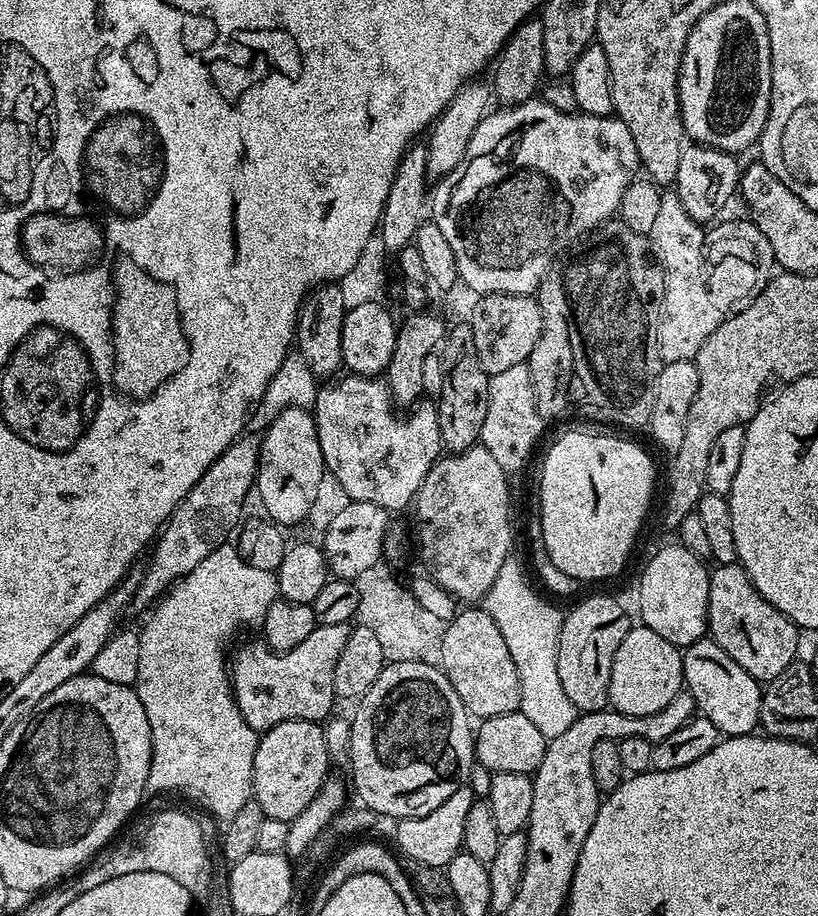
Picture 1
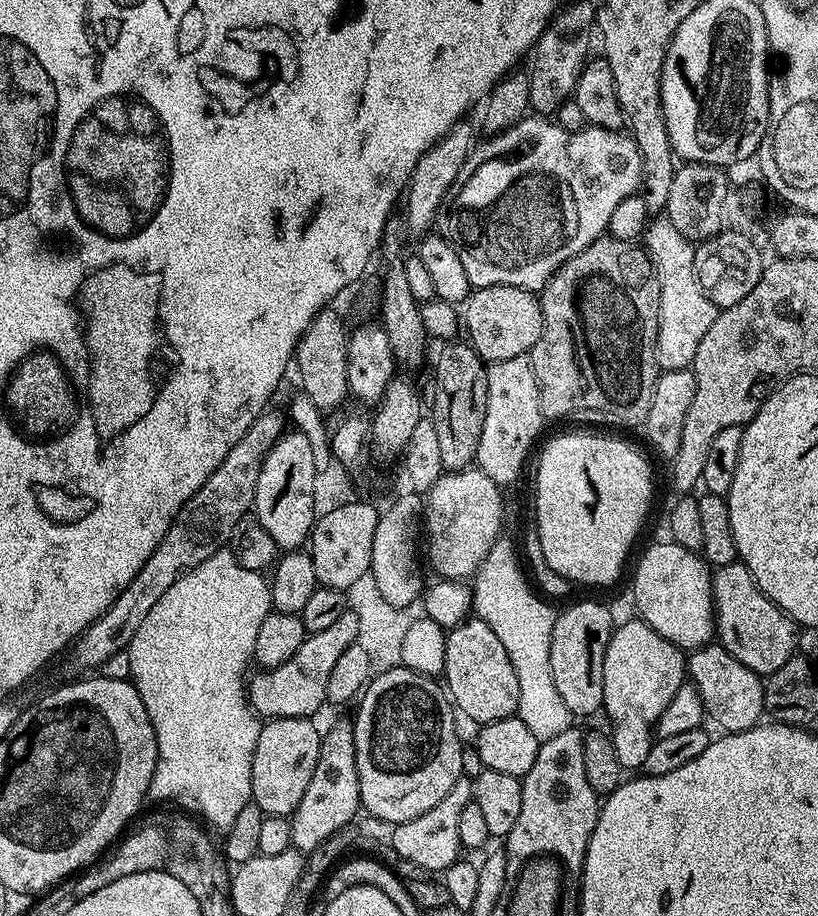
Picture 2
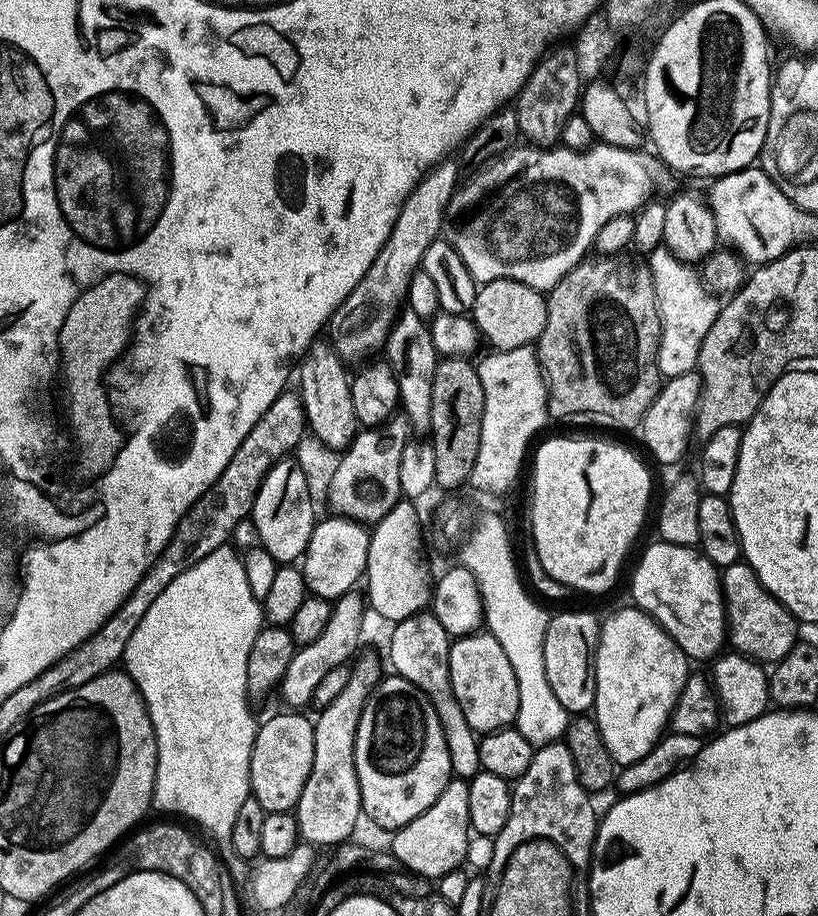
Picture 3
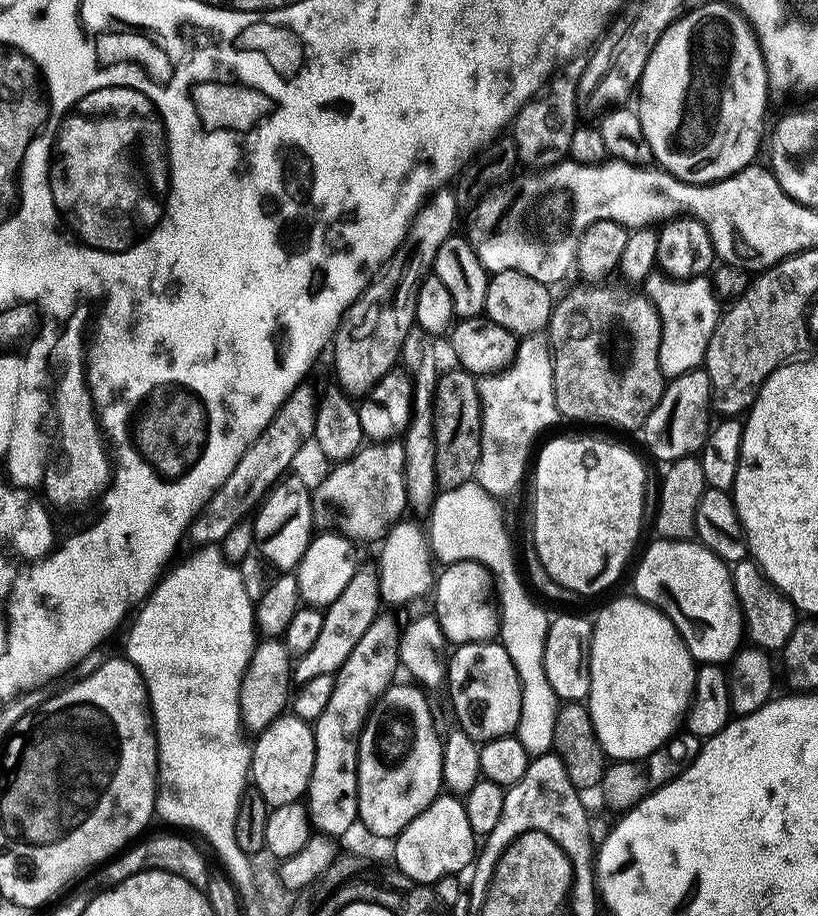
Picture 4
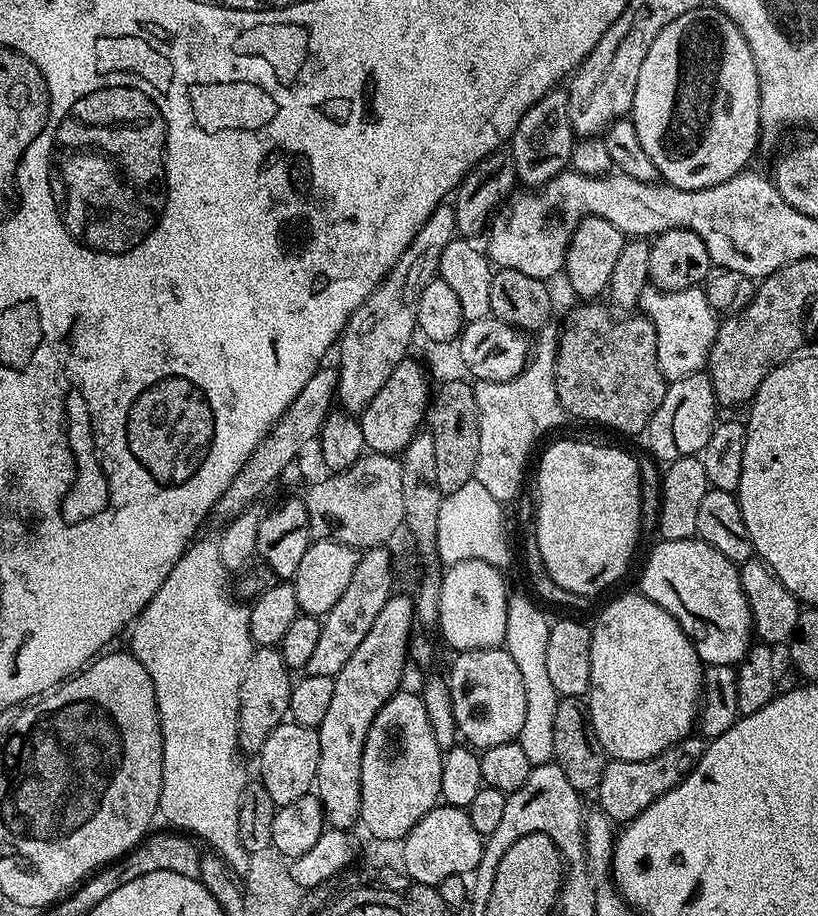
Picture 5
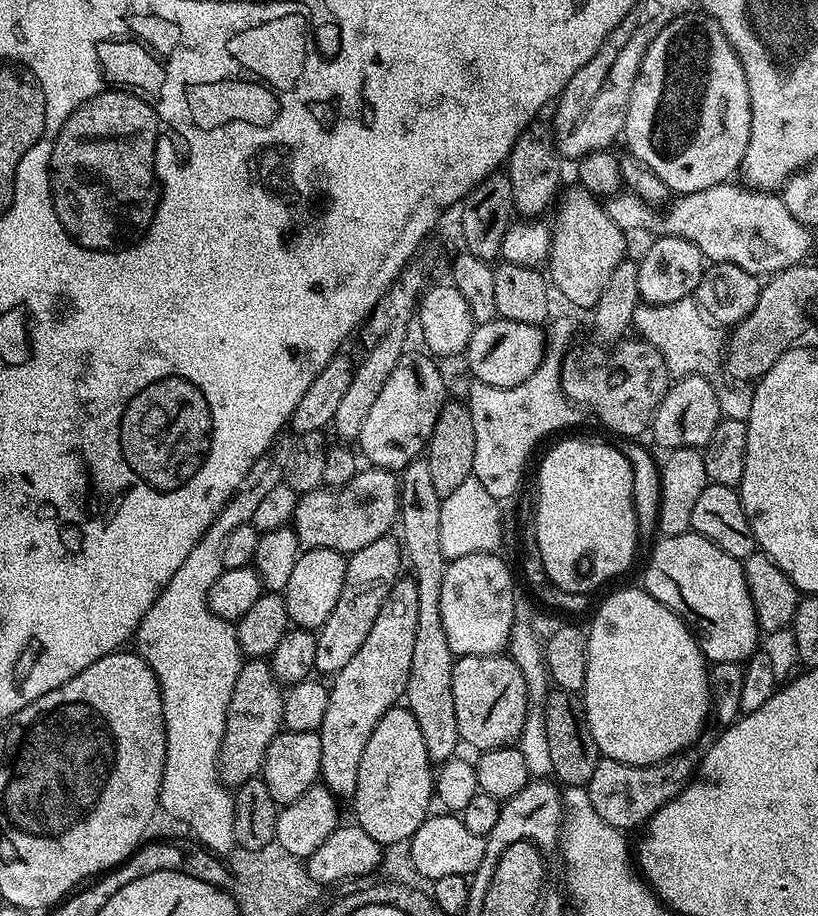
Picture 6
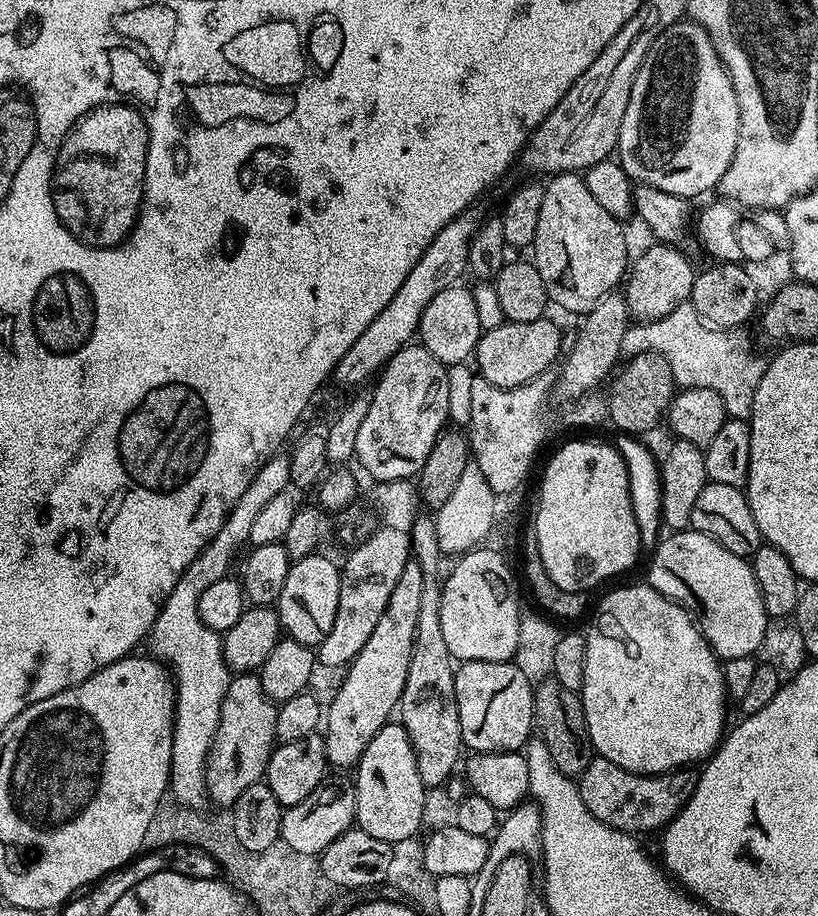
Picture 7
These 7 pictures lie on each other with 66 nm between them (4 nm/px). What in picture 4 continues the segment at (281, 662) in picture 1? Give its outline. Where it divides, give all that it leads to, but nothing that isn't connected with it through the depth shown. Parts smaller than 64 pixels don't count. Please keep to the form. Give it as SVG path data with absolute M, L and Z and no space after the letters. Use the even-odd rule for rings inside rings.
M372 566L370 568L357 567L354 578L350 578L346 590L342 590L342 594L338 594L338 598L334 598L334 602L327 605L322 634L318 634L318 642L314 642L309 652L303 653L295 661L295 683L303 686L311 679L318 678L318 674L339 673L346 658L350 658L350 650L358 646L358 638L362 638L362 634L366 634L366 630L376 621L381 608L377 569Z

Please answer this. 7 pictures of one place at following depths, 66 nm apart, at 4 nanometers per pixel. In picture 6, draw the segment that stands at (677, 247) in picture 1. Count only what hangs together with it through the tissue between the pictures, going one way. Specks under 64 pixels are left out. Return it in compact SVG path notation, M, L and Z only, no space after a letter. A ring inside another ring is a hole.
M689 298L678 302L670 302L669 304L645 304L641 302L637 304L634 310L632 328L635 331L640 331L637 333L648 343L654 345L658 350L658 354L662 354L669 373L673 377L706 376L712 378L715 377L716 371L721 371L722 357L726 351L725 337L723 335L720 337L721 329L717 325L705 319L695 299Z

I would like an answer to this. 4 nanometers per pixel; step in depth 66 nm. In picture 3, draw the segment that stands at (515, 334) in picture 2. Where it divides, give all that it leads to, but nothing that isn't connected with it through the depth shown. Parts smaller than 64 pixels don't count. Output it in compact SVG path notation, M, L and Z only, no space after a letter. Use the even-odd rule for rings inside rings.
M510 278L480 284L470 309L477 333L492 343L493 349L505 352L518 346L535 345L546 326L548 302L545 293Z

